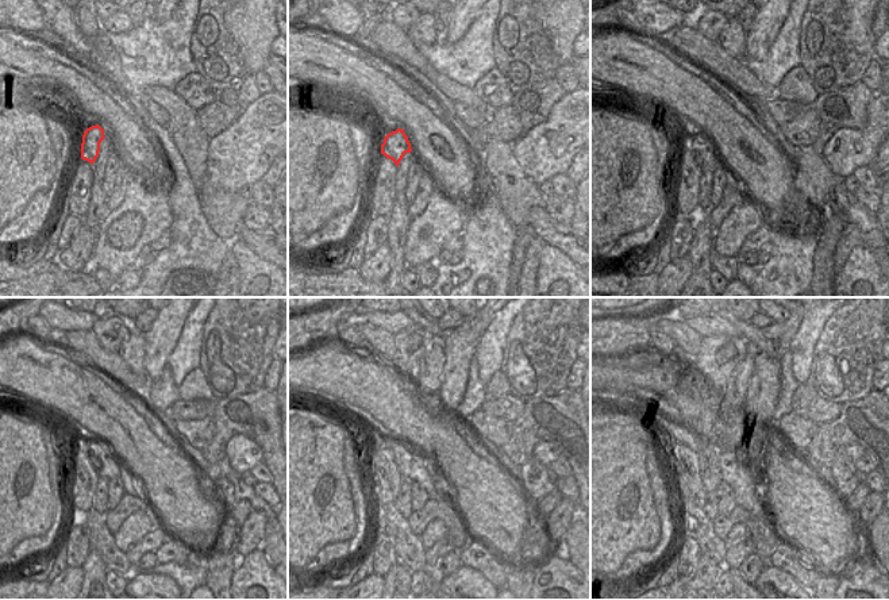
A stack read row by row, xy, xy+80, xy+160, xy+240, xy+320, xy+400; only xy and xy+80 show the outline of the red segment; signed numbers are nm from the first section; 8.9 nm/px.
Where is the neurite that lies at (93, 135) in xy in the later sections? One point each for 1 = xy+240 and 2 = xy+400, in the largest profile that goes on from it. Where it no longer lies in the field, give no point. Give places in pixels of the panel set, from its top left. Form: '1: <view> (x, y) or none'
1: xy+240 (108, 466)
2: xy+400 (742, 473)

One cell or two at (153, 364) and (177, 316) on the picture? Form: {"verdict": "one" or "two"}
{"verdict": "one"}

